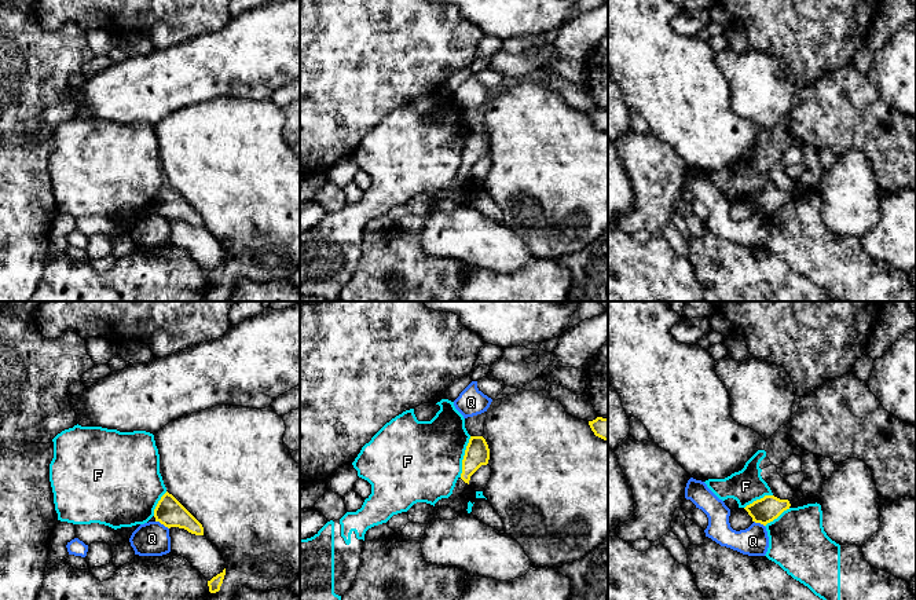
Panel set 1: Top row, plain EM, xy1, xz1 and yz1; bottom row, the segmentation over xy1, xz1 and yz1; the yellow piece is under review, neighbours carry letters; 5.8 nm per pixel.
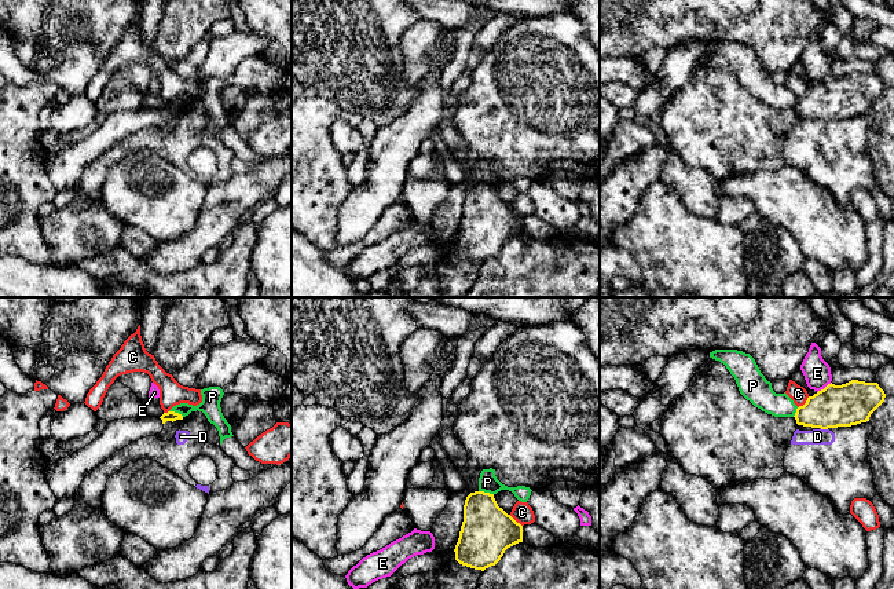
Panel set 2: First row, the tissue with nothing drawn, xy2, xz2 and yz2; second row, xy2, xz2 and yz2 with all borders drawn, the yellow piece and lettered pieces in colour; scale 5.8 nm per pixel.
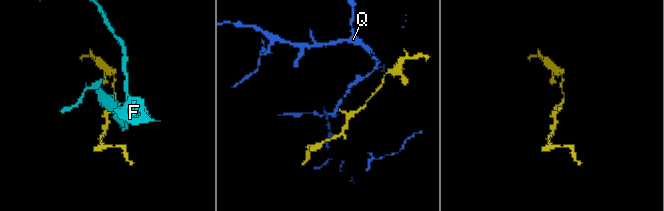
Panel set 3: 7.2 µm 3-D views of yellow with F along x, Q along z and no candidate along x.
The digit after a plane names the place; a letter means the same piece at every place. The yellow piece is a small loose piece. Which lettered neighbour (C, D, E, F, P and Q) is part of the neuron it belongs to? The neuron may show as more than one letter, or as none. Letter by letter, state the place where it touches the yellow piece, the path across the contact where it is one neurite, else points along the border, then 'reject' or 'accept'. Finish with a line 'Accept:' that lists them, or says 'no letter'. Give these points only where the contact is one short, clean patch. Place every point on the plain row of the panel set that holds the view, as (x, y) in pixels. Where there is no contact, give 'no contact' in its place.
C: yz2 (805, 95) | along yz2 (809, 88), (798, 99) | reject
D: yz2 (824, 120) | along yz2 (820, 119), (827, 121) | reject
E: yz2 (825, 79) | reject
F: xz1 (464, 149) | along xz1 (471, 128), (460, 168) | reject
P: xz2 (486, 185) | along xz2 (479, 182), (493, 186) | reject
Q: xy1 (162, 215) | along xy1 (156, 212), (168, 220) | reject
Accept: no letter

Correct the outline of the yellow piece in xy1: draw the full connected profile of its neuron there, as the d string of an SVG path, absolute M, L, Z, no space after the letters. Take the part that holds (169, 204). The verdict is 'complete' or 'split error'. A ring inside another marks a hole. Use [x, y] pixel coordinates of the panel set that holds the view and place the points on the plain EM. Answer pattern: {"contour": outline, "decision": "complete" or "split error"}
{"contour": "M168 183L158 193L154 209L168 220L179 219L191 226L204 227L202 216Z", "decision": "complete"}

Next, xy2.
{"contour": "M175 103L161 109L140 107L107 114L99 128L84 140L47 157L45 168L51 182L58 190L74 190L84 168L95 158L106 153L116 143L146 128L154 128L164 121L166 113L183 111Z", "decision": "split error"}

